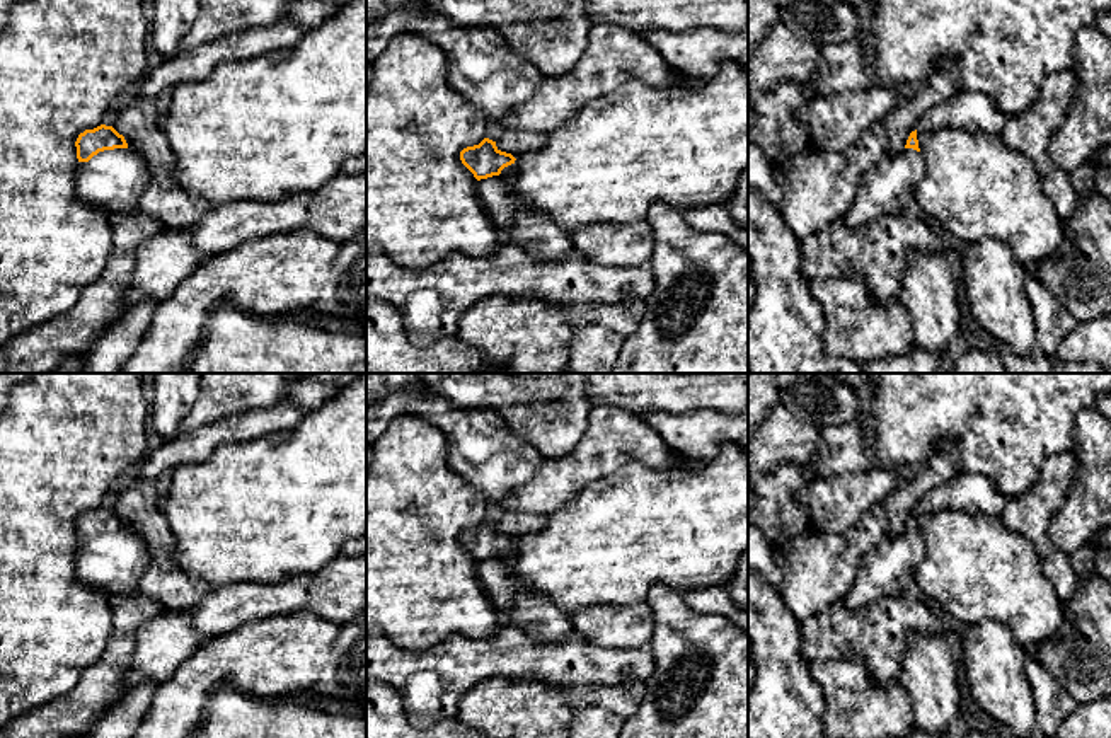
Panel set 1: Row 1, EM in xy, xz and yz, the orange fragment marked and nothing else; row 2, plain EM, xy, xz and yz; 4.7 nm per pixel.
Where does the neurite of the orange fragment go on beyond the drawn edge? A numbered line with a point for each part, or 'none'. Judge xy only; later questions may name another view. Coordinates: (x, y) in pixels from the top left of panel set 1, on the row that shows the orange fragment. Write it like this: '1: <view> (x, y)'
1: xy (113, 181)

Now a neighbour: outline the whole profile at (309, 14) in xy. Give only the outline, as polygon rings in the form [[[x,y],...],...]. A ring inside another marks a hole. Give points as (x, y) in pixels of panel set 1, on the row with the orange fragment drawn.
[[[293,0],[283,17],[305,29],[314,29],[351,2],[353,0]]]

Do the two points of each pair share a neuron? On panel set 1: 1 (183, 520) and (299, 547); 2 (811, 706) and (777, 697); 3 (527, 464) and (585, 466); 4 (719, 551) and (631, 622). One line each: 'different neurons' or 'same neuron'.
1: same neuron
2: same neuron
3: different neurons
4: different neurons

